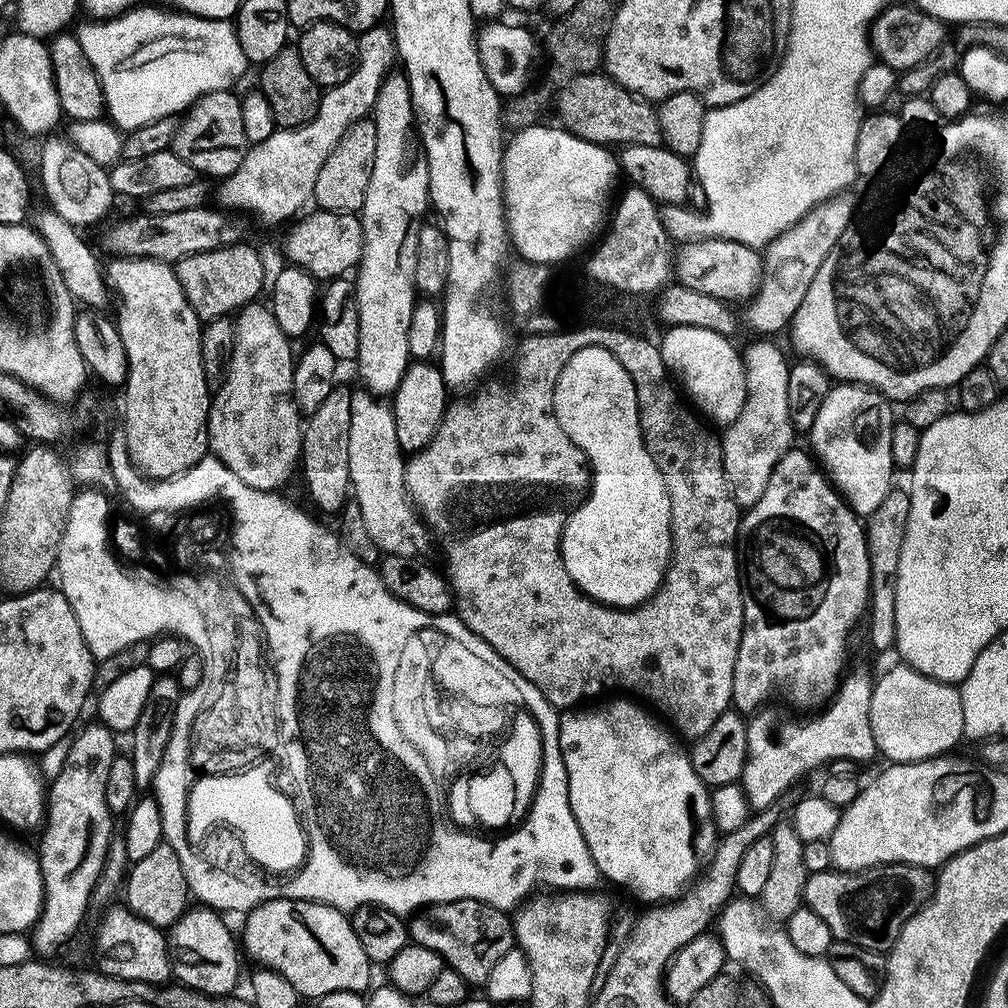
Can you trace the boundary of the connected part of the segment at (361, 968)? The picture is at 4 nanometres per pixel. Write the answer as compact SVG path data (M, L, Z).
M268 898L247 913L245 920L248 921L244 924L242 948L247 959L249 956L256 966L269 968L271 972L282 974L282 978L286 978L286 982L290 982L290 986L294 986L294 990L298 990L301 997L319 998L326 994L338 994L339 992L364 994L373 987L374 965L372 960L366 954L362 942L358 942L358 934L354 934L351 919L336 908L314 901Z

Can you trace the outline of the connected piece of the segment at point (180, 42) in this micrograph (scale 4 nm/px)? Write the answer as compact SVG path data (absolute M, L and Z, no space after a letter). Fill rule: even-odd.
M143 7L134 8L130 12L125 12L122 16L117 16L110 20L102 20L99 22L88 22L92 24L84 24L78 31L78 39L84 56L87 58L90 66L98 74L98 78L102 82L102 90L104 91L104 106L107 117L111 123L125 133L131 133L142 127L150 126L158 122L160 119L170 119L179 117L181 114L187 113L193 104L197 104L203 96L209 96L215 92L226 92L235 89L236 83L250 71L250 65L246 54L242 54L242 42L238 42L238 34L236 33L235 23L226 20L204 20L200 16L186 16L175 10L159 10L160 12L148 12L144 16L145 9Z

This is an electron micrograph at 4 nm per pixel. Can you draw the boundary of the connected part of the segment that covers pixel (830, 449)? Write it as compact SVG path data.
M840 382L833 387L822 410L818 410L818 422L814 422L810 433L815 459L823 465L833 487L861 518L872 516L894 488L892 430L898 420L892 417L892 408L881 392L862 384Z

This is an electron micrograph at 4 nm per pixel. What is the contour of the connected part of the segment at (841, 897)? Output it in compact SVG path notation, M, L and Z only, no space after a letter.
M885 864L879 868L867 868L864 872L837 872L835 870L831 872L818 872L808 877L808 885L804 890L804 904L810 910L814 910L822 922L826 922L826 926L830 926L832 931L833 941L841 944L853 944L859 948L863 948L866 952L879 952L881 954L887 954L891 952L892 948L898 942L898 938L902 934L904 927L909 924L910 921L918 915L932 898L934 891L934 876L927 868L921 868L915 864Z

